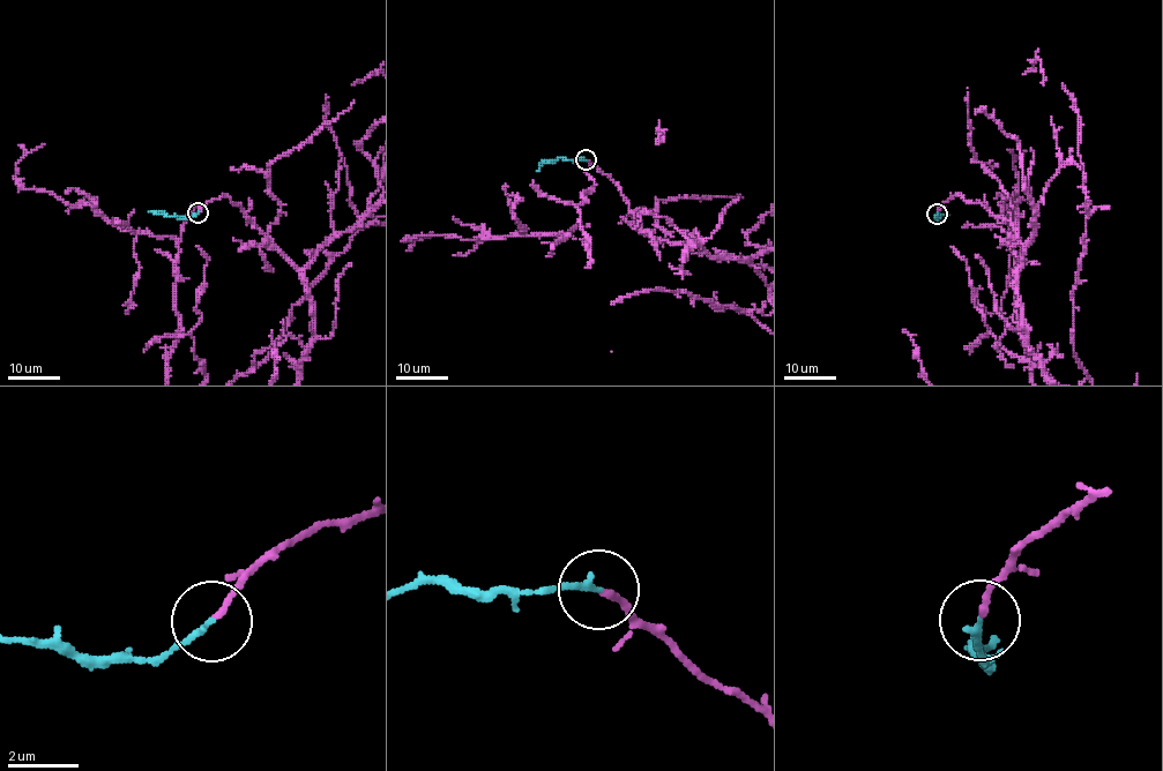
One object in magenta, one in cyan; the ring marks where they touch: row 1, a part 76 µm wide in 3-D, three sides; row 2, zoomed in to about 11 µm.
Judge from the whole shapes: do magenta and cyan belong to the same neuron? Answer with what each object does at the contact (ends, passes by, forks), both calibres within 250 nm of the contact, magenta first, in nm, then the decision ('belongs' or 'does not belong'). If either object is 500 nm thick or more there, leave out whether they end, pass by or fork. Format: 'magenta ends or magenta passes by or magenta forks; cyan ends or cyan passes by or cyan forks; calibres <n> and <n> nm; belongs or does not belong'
magenta ends; cyan ends; calibres 170 and 180 nm; belongs

